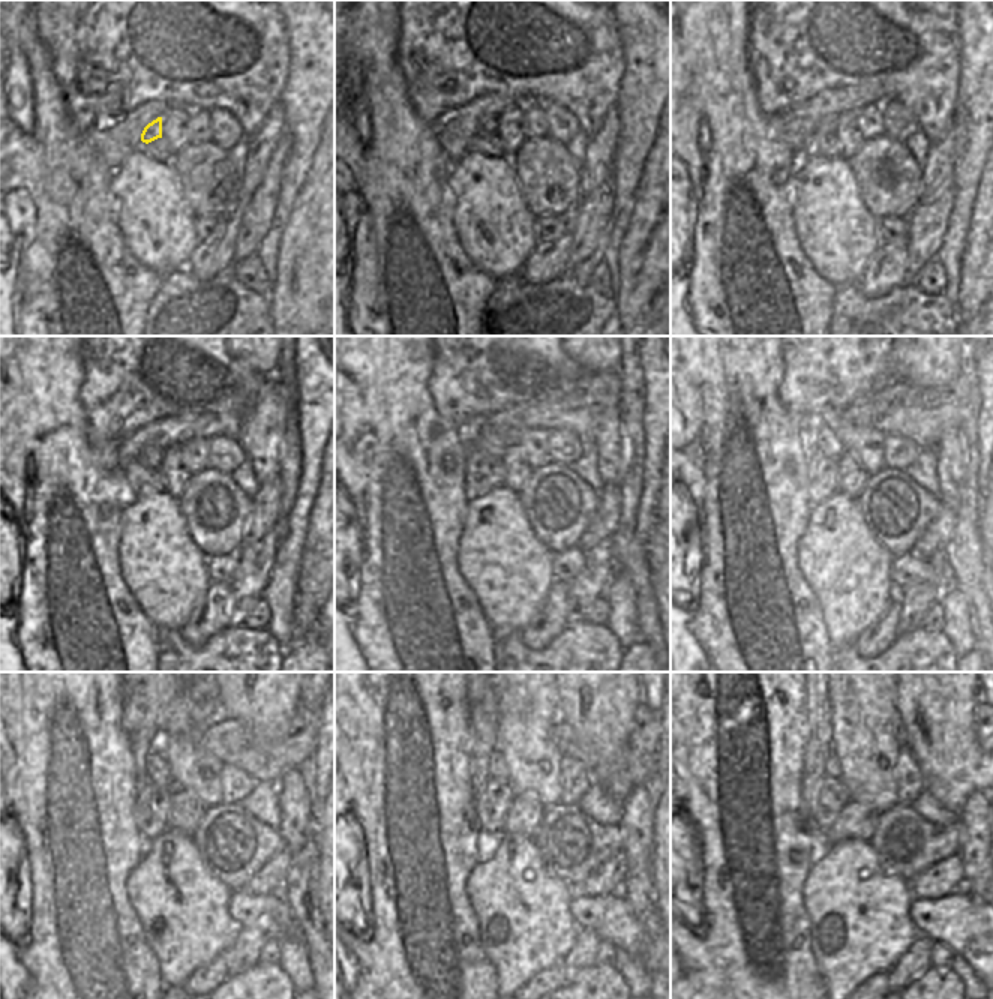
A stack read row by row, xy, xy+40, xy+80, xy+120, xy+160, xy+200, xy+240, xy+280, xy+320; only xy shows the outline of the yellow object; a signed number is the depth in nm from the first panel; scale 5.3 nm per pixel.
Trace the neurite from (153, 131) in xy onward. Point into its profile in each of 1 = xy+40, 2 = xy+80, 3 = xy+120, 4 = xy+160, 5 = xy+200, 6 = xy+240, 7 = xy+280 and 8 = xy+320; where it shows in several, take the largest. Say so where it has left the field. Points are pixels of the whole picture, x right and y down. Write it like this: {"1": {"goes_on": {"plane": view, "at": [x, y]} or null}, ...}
{"1": {"goes_on": {"plane": "xy+40", "at": [491, 126]}}, "2": {"goes_on": {"plane": "xy+80", "at": [827, 126]}}, "3": {"goes_on": {"plane": "xy+120", "at": [152, 456]}}, "4": {"goes_on": {"plane": "xy+160", "at": [492, 441]}}, "5": {"goes_on": {"plane": "xy+200", "at": [827, 441]}}, "6": {"goes_on": {"plane": "xy+240", "at": [156, 770]}}, "7": {"goes_on": {"plane": "xy+280", "at": [498, 770]}}, "8": {"goes_on": {"plane": "xy+320", "at": [831, 764]}}}

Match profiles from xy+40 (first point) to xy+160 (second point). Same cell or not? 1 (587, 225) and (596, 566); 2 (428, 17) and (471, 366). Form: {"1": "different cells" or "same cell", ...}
{"1": "same cell", "2": "same cell"}

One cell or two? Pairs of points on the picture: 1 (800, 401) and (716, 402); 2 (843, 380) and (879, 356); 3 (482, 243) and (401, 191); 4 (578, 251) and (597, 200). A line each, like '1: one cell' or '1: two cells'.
1: two cells
2: one cell
3: two cells
4: one cell

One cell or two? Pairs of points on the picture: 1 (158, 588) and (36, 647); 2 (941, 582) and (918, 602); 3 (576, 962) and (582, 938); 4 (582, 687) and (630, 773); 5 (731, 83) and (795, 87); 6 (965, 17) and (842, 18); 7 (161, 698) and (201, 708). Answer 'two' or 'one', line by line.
1: two
2: one
3: one
4: one
5: two
6: two
7: two

